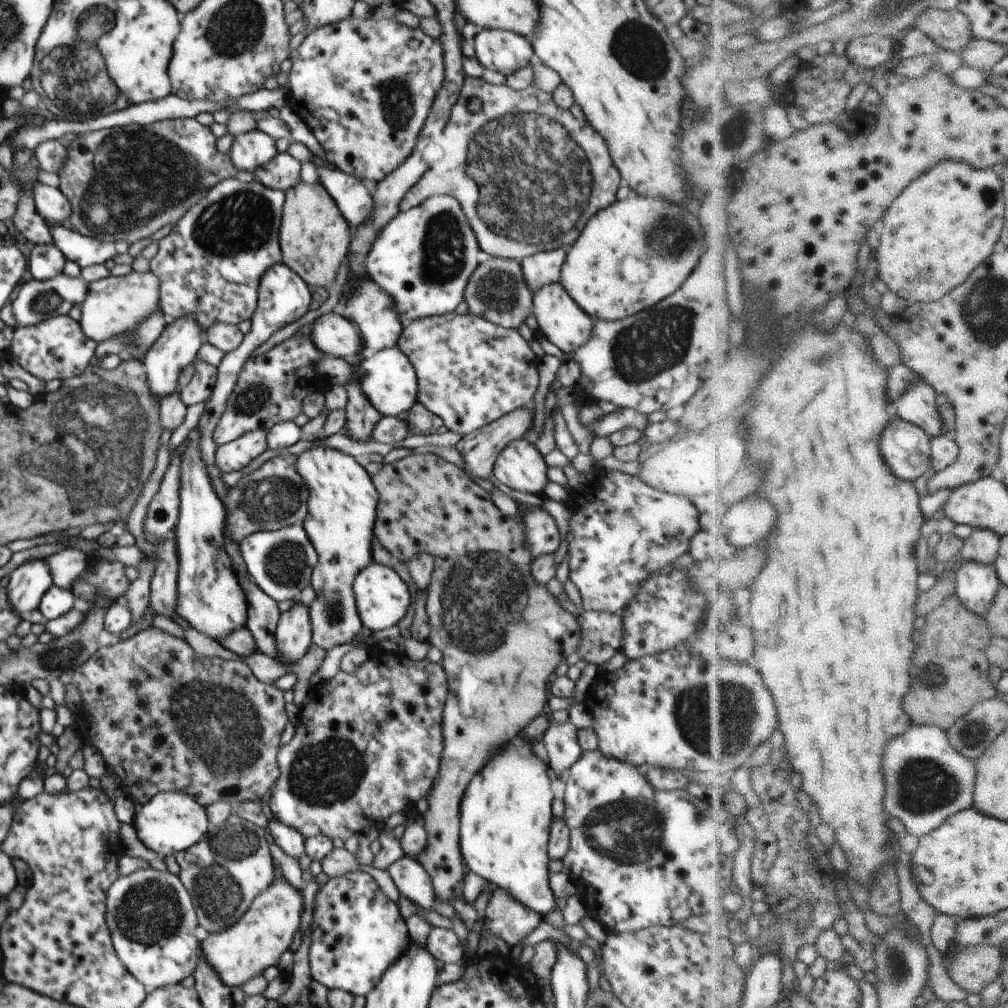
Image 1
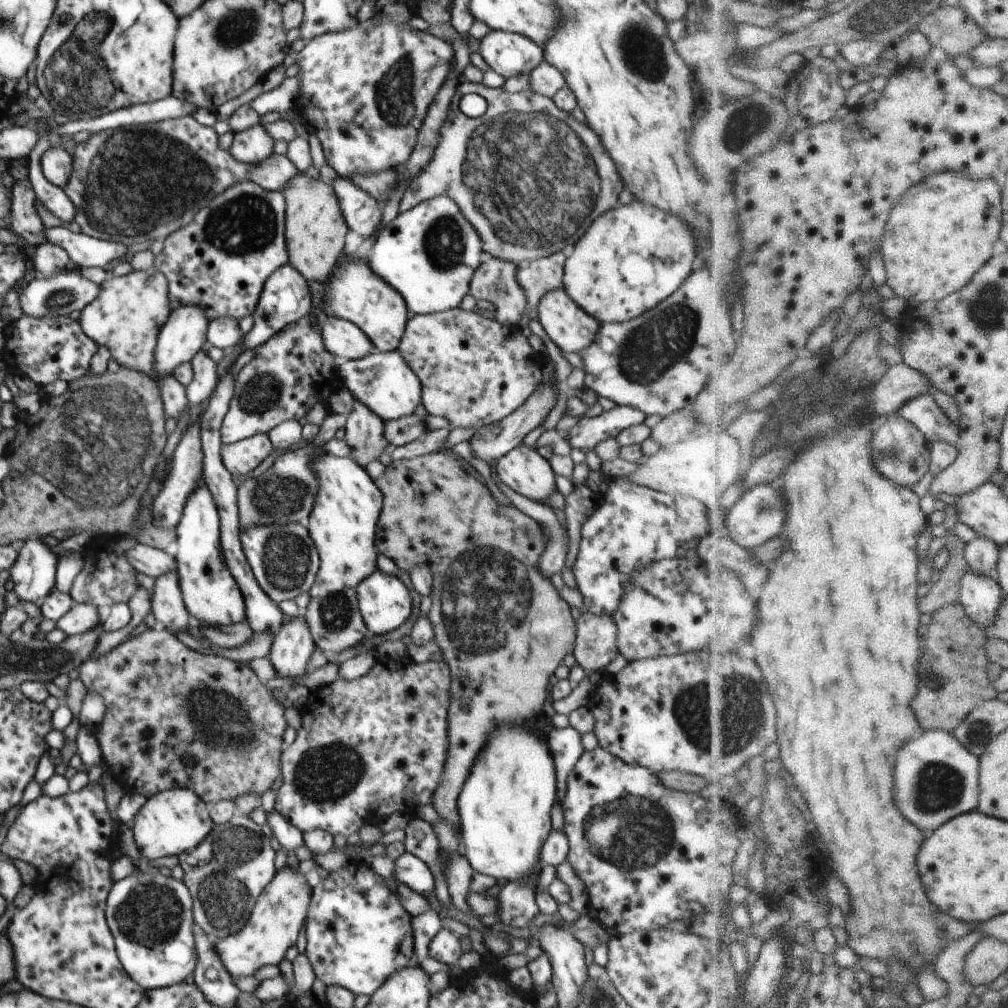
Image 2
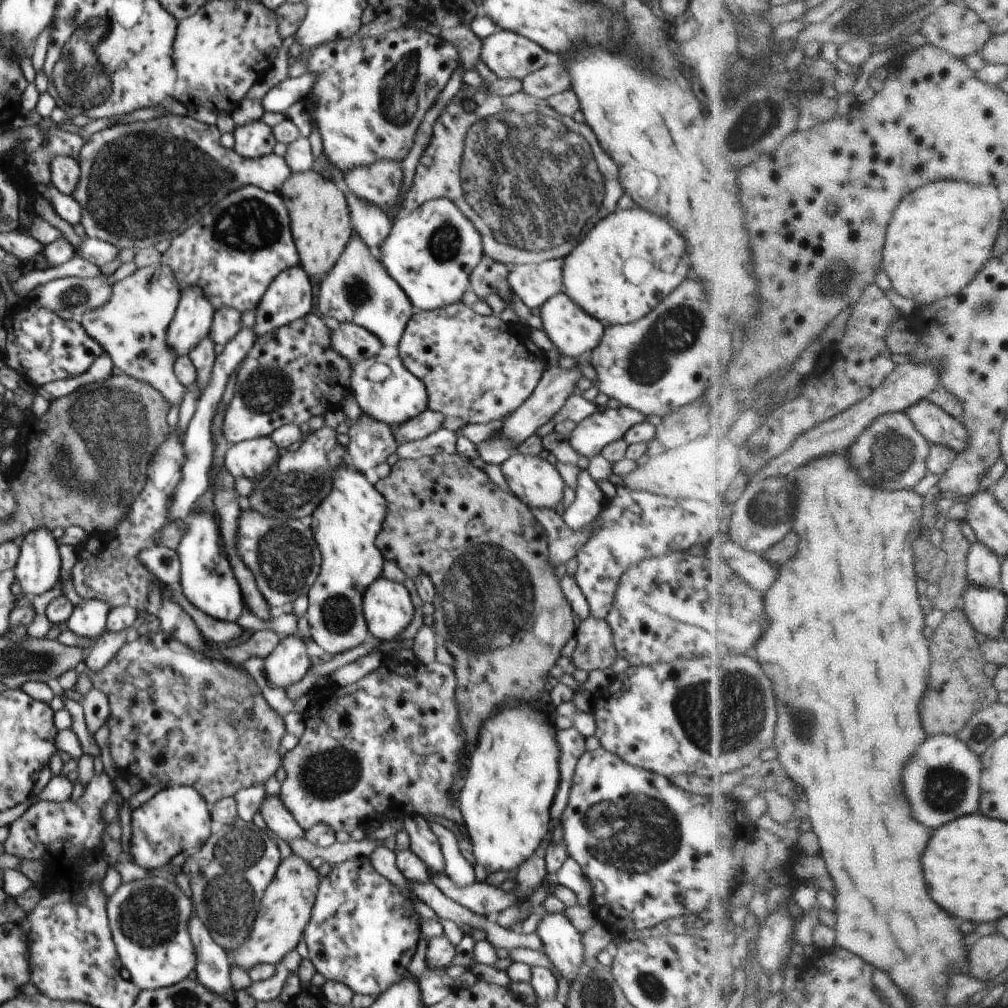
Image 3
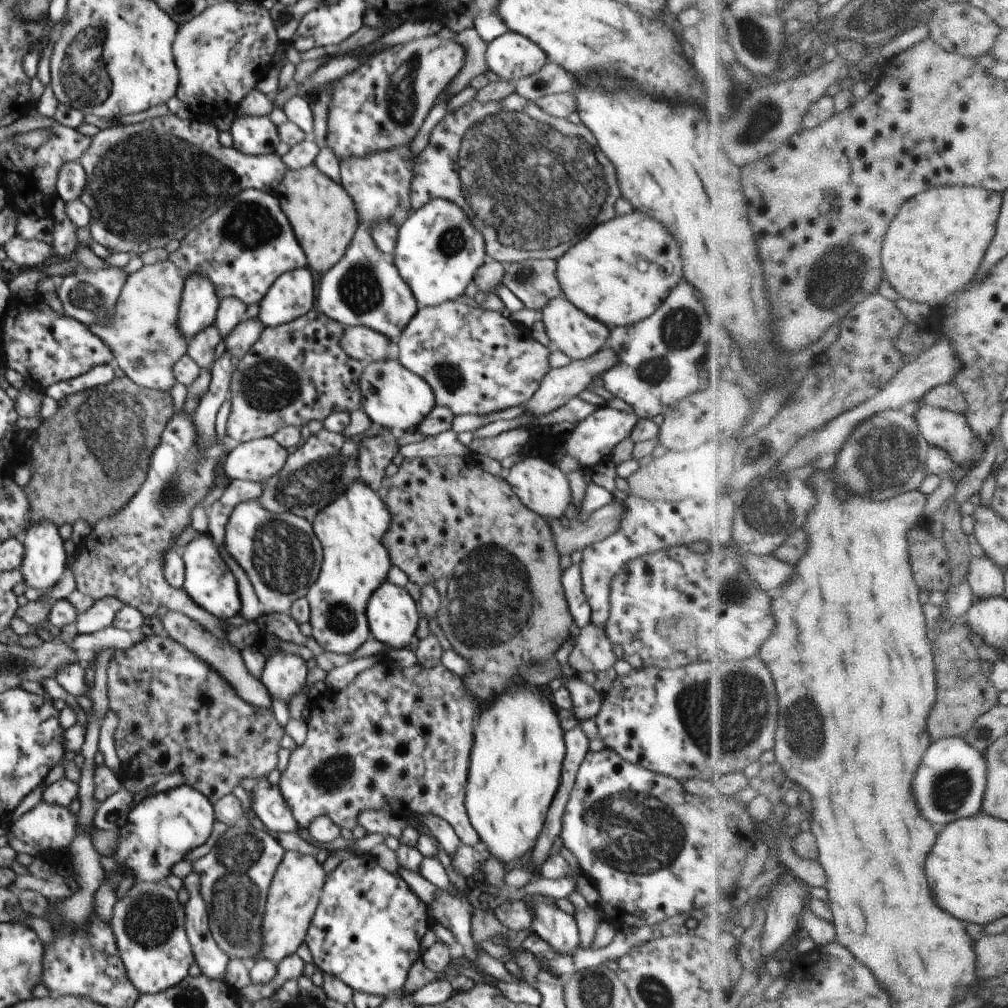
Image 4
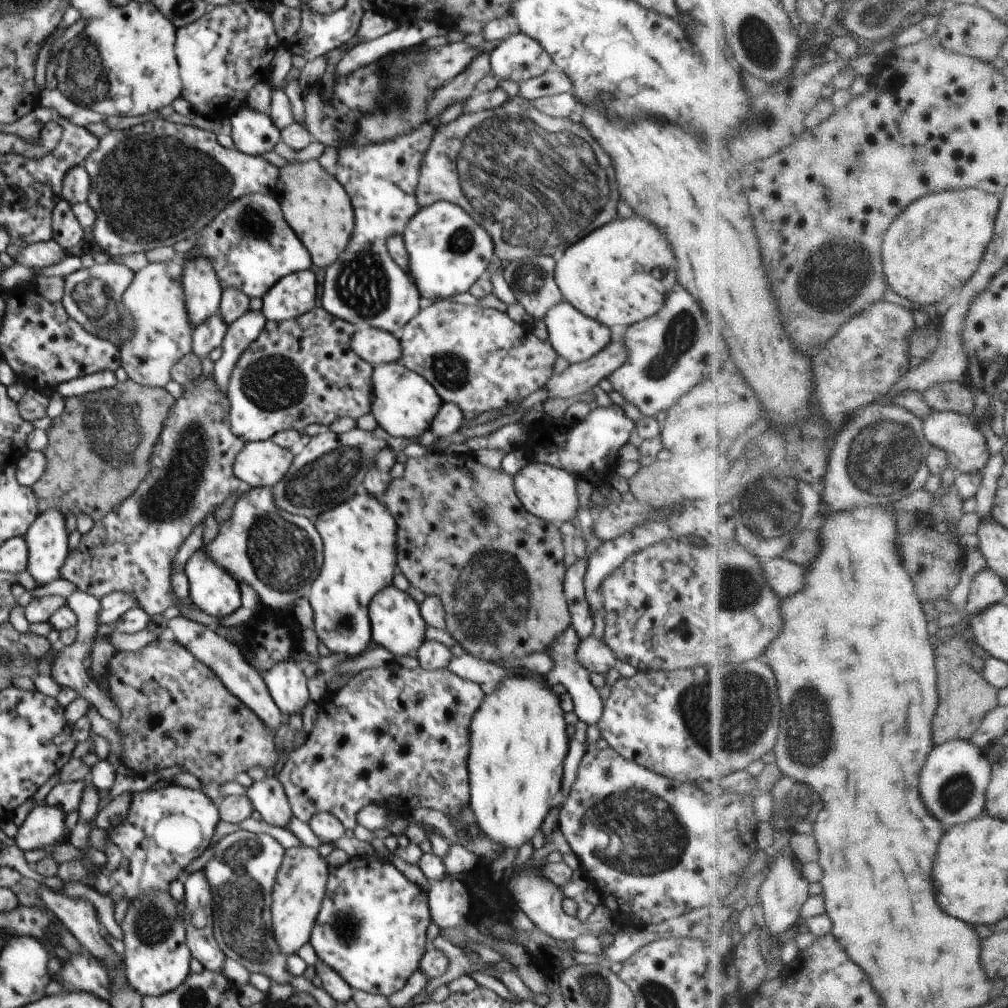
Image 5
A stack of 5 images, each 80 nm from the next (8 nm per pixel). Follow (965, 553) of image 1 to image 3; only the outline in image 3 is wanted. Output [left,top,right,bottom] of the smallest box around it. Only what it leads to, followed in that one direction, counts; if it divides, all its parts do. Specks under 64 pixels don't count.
[969,540,1004,588]

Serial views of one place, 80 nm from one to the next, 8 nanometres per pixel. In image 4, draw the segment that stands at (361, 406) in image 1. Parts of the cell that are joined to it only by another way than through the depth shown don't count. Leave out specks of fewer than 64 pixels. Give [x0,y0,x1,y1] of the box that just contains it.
[359,428,399,491]

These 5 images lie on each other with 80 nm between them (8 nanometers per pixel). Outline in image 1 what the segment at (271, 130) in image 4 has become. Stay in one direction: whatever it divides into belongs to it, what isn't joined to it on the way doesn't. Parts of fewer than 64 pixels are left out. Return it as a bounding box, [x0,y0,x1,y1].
[229,129,276,172]

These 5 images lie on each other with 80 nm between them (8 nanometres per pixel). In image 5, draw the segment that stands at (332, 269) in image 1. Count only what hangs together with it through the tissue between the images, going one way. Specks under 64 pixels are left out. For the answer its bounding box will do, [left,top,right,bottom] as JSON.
[274,160,355,268]

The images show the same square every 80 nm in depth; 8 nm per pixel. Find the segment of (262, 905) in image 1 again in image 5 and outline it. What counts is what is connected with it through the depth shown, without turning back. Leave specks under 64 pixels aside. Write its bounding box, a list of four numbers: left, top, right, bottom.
[272,844,330,955]

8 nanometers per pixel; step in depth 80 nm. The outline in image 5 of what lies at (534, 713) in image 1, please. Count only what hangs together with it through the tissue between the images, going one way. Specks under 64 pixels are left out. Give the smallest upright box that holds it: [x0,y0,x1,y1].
[382,452,571,662]

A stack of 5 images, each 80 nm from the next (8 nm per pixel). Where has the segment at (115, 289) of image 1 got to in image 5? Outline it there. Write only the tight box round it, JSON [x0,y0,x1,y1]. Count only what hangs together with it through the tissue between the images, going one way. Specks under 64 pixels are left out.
[118,259,195,388]

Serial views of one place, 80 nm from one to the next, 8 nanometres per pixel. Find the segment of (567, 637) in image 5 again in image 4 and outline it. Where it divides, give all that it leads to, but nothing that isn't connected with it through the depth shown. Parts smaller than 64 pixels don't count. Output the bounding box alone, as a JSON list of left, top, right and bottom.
[564,672,603,721]

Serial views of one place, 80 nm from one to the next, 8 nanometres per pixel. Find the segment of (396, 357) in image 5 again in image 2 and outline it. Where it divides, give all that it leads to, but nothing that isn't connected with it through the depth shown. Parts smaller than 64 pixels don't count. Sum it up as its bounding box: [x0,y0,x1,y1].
[320,315,376,361]

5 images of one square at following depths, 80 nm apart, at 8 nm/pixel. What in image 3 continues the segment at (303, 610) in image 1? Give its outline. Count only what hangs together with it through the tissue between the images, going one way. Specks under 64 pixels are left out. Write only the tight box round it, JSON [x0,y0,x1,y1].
[264,635,311,688]

